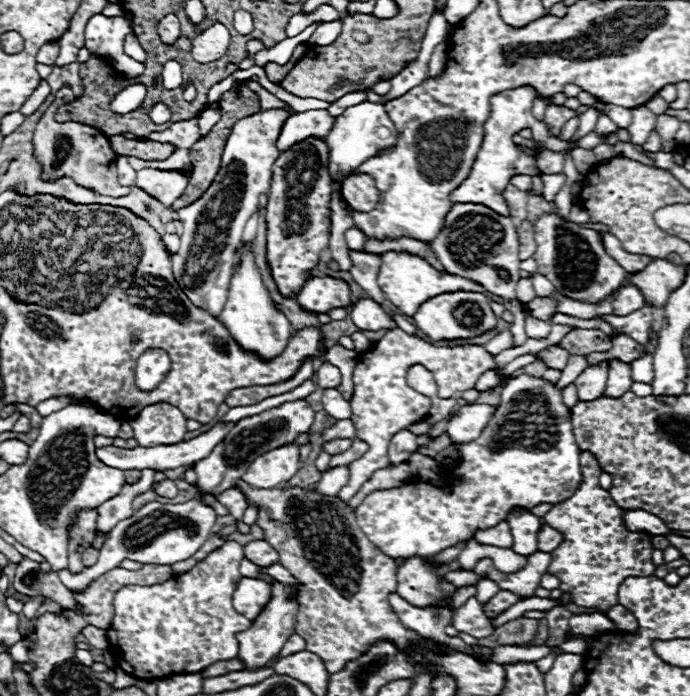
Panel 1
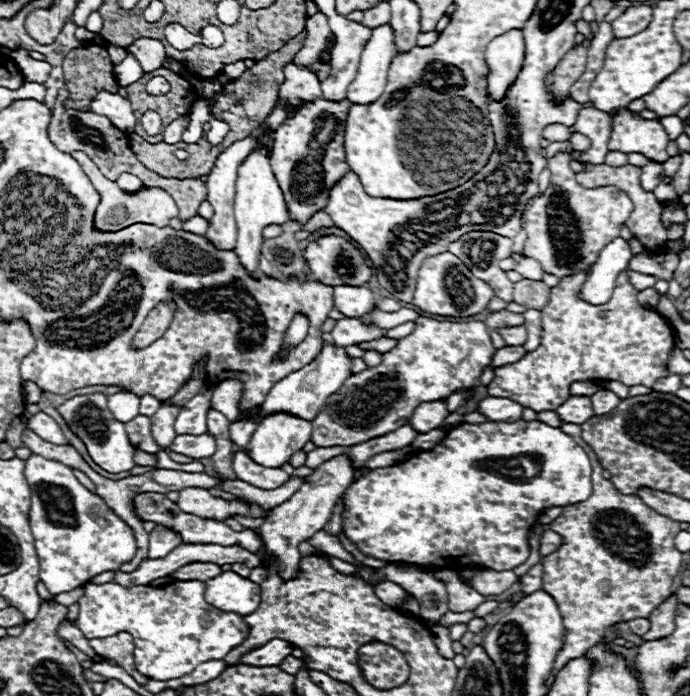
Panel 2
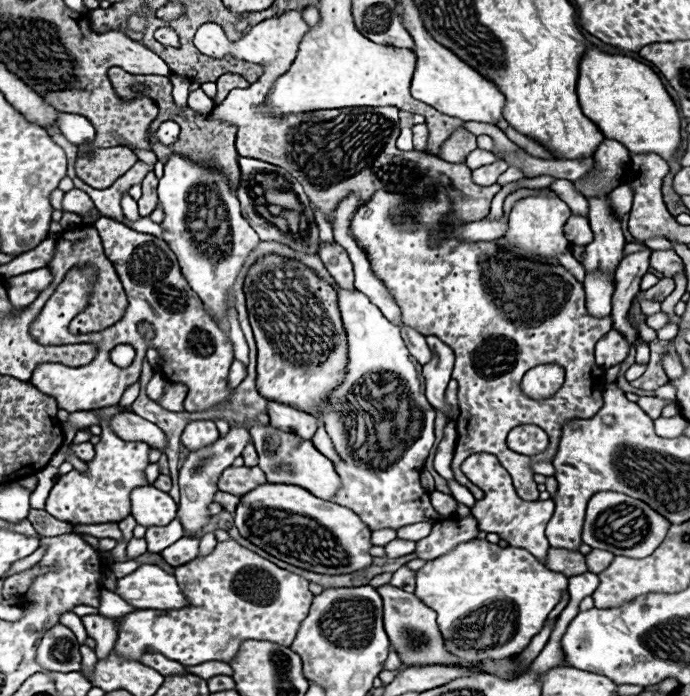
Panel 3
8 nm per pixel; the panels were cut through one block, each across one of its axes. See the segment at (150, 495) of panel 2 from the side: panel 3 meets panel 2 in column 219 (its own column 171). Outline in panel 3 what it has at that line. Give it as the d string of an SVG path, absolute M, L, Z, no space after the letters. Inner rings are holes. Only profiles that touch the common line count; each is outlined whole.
M172 520L168 526L150 526L146 530L144 538L148 542L148 552L158 554L160 550L170 546L172 542L180 540L180 536L184 536L184 530L178 520Z

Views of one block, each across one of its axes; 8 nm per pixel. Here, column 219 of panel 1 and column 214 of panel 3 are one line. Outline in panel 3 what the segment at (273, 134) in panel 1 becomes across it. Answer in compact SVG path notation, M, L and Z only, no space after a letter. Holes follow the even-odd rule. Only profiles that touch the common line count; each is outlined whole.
M170 156L164 164L164 176L158 184L158 198L166 212L162 220L162 238L178 256L180 268L192 290L200 296L204 306L228 328L228 300L234 296L232 286L242 270L244 260L260 244L258 234L242 218L236 194L232 194L226 178L214 170Z

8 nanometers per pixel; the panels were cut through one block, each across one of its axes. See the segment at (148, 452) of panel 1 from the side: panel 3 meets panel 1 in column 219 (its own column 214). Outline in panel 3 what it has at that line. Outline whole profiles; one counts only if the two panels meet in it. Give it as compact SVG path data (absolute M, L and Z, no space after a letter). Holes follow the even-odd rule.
M198 420L198 422L190 422L186 426L186 430L182 434L182 444L190 452L196 452L196 450L212 446L218 438L220 438L220 434L218 434L218 428L216 428L214 422Z

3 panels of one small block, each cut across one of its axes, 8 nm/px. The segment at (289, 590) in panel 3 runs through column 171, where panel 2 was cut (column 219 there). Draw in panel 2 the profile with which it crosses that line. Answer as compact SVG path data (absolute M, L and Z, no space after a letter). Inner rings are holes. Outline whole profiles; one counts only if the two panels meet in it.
M176 580L166 588L122 588L114 582L86 584L78 606L78 626L88 640L118 632L134 636L134 666L152 680L182 678L206 660L224 658L248 636L248 624L240 614L220 612L206 604L204 582L200 580Z

